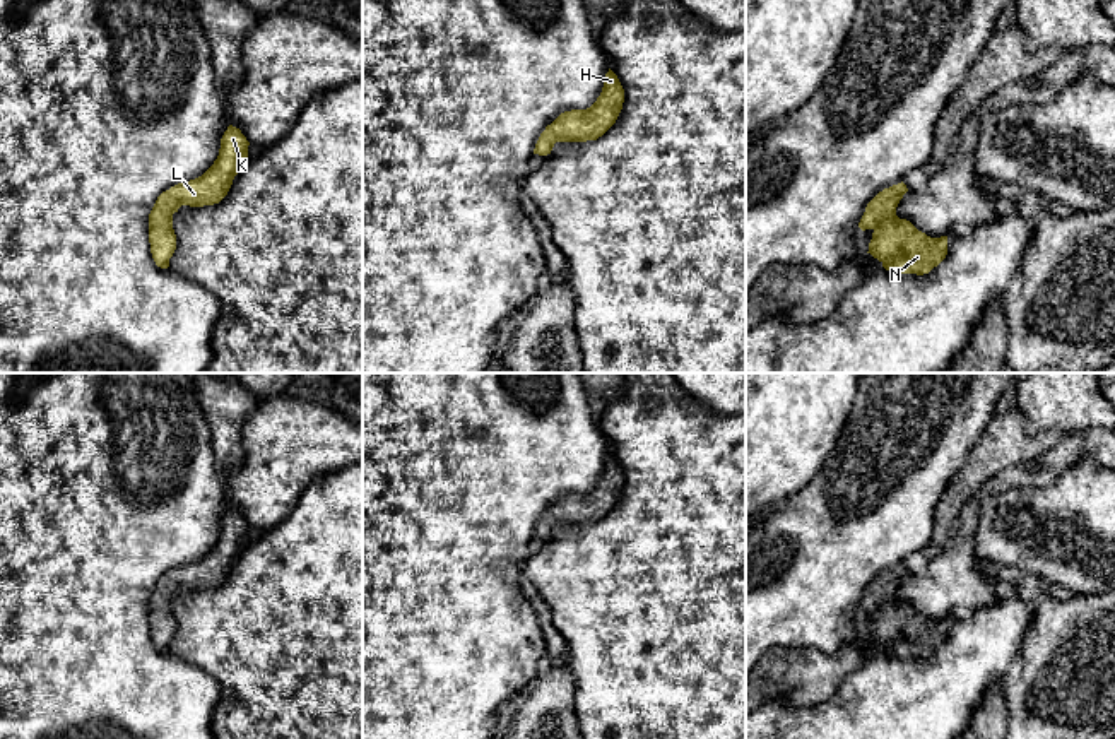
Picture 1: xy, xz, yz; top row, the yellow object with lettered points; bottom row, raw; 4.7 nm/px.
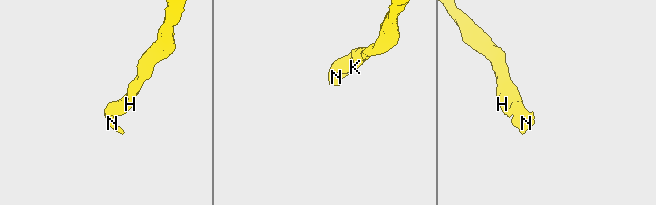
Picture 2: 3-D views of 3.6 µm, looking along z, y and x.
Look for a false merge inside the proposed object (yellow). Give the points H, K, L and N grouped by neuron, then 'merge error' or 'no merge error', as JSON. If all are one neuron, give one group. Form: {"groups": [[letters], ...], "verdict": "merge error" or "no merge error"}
{"groups": [["H", "K", "L", "N"]], "verdict": "no merge error"}

